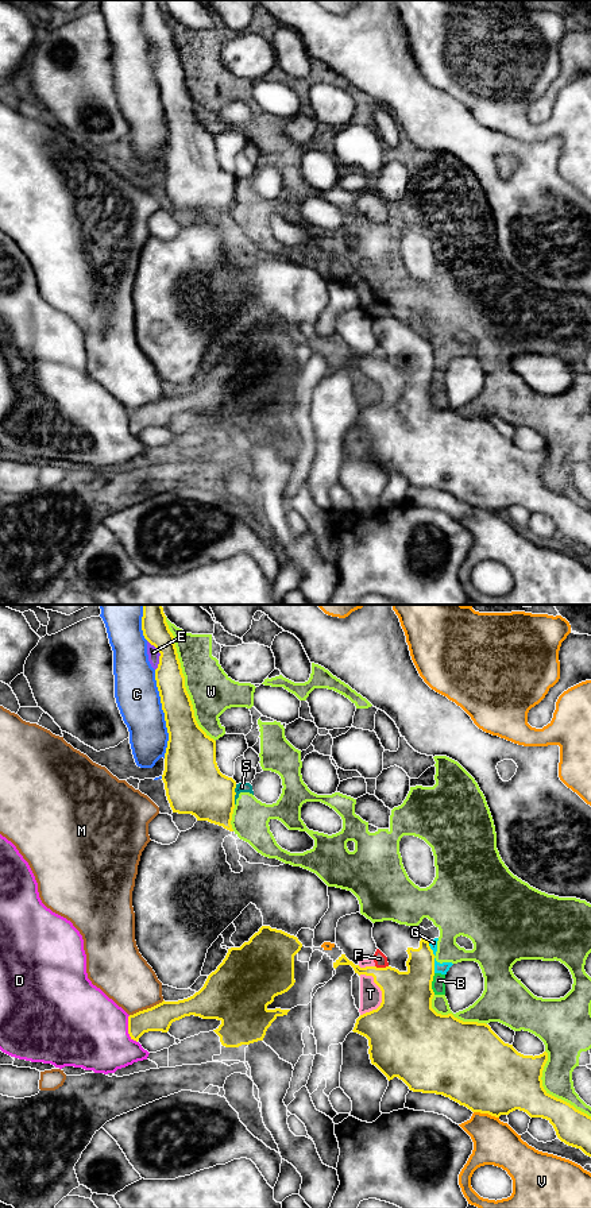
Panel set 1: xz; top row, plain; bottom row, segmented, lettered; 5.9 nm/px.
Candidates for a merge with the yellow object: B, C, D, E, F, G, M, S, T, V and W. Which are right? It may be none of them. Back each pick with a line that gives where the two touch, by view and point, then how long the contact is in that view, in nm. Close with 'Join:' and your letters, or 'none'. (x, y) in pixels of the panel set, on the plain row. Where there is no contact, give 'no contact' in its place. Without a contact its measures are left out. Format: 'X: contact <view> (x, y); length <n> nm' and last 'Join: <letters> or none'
Join: none

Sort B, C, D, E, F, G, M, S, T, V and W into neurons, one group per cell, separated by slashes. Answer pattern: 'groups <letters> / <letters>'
groups B F G S T W / C / D / E / M / V

